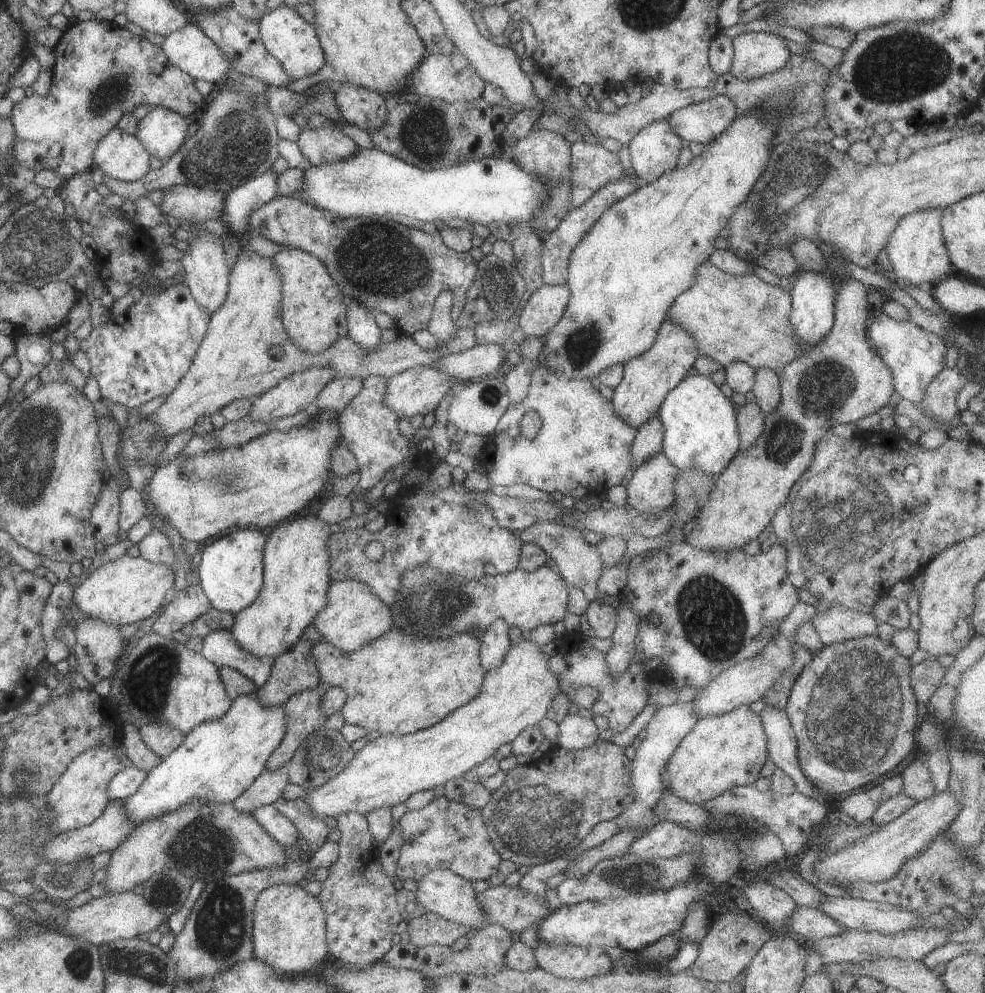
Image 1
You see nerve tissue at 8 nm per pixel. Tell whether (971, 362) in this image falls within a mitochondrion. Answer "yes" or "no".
no

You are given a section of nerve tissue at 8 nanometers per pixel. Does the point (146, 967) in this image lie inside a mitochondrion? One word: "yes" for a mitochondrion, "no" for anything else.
yes

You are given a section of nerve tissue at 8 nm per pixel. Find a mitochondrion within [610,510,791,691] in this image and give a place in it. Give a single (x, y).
(712, 617)

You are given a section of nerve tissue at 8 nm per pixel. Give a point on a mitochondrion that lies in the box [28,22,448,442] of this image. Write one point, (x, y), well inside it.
(235, 145)

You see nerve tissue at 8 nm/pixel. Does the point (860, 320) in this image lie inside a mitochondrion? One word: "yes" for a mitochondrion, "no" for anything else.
no

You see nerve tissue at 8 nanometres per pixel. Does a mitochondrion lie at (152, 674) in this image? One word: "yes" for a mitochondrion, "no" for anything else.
yes

